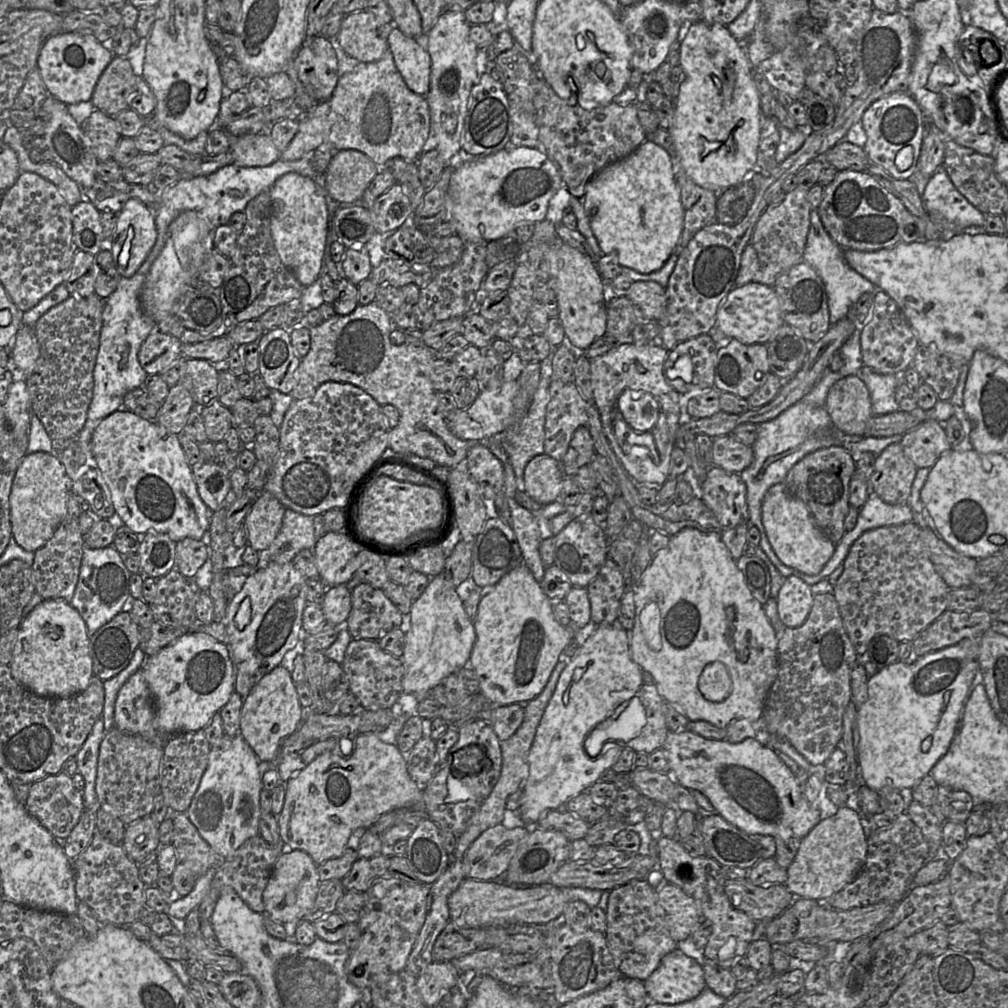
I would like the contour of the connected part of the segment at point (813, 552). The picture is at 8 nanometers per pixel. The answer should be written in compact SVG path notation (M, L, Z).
M784 483L775 484L767 490L762 502L762 523L779 560L806 575L817 575L835 551L836 545L816 524L808 507L790 495Z

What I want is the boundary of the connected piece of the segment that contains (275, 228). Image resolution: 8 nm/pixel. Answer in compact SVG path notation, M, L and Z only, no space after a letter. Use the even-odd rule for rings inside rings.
M289 172L269 189L271 199L270 230L281 262L304 287L321 275L322 258L328 234L328 207L322 188L311 178Z

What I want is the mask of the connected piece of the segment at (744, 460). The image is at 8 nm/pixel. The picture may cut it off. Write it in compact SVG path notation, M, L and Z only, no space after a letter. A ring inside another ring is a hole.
M732 435L713 439L712 464L730 473L741 473L754 459L751 446L747 446Z

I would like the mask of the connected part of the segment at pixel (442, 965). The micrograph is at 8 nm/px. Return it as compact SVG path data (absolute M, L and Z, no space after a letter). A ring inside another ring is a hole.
M433 961L417 977L417 988L427 1007L434 1007L443 993L459 983L460 972L451 961Z

